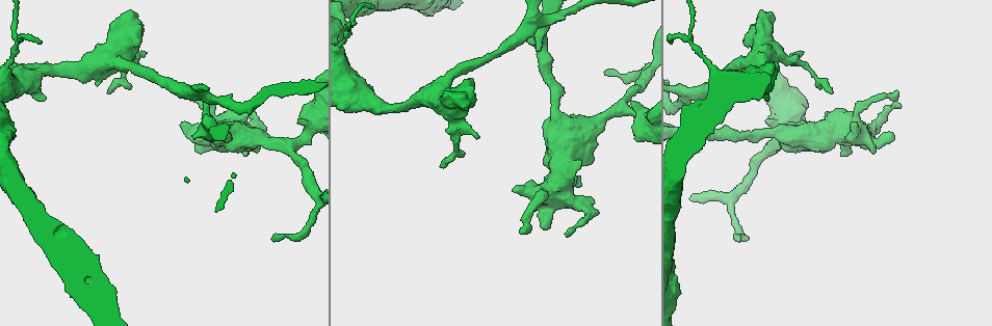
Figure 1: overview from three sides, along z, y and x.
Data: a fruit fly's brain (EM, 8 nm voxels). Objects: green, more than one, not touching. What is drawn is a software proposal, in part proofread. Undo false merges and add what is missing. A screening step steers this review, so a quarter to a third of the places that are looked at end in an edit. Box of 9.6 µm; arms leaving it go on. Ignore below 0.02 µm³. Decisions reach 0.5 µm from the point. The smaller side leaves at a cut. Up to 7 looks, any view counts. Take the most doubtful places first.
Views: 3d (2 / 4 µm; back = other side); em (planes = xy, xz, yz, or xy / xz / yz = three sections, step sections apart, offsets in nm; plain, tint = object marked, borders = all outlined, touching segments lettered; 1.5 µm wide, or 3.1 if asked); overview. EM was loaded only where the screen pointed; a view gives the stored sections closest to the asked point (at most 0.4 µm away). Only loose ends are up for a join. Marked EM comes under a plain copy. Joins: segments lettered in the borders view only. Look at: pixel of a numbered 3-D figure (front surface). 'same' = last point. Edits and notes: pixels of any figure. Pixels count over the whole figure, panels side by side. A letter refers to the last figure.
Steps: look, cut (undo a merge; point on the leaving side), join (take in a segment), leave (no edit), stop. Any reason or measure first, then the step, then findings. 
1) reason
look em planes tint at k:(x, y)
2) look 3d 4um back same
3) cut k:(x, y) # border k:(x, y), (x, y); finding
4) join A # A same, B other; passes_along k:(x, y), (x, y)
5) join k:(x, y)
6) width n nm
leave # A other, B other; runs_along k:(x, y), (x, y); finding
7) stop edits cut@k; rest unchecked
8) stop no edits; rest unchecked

an open end
look 3d 2um back at 1:(441, 167)

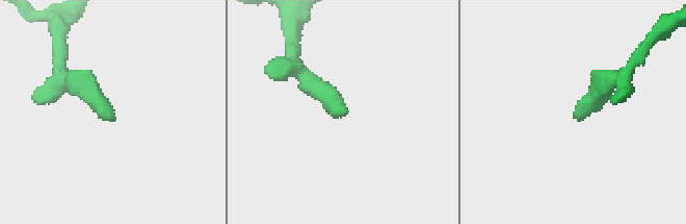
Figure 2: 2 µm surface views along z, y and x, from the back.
look em planes borders at 2:(115, 118)

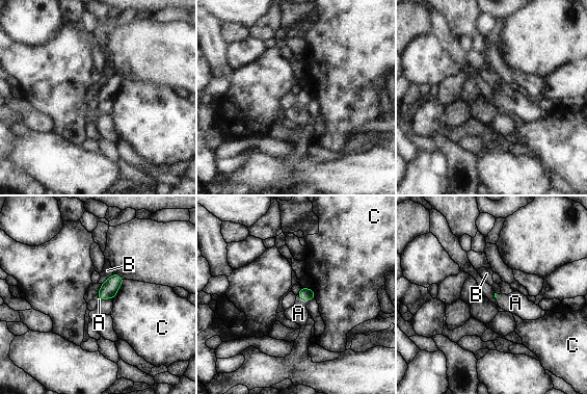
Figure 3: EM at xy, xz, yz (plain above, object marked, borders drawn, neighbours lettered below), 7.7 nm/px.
join 3:(298, 313) # A same, B other, C other; passes_along 3:(304, 293), (302, 298), (298, 313); it goes on there

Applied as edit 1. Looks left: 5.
see it whole again
look overview

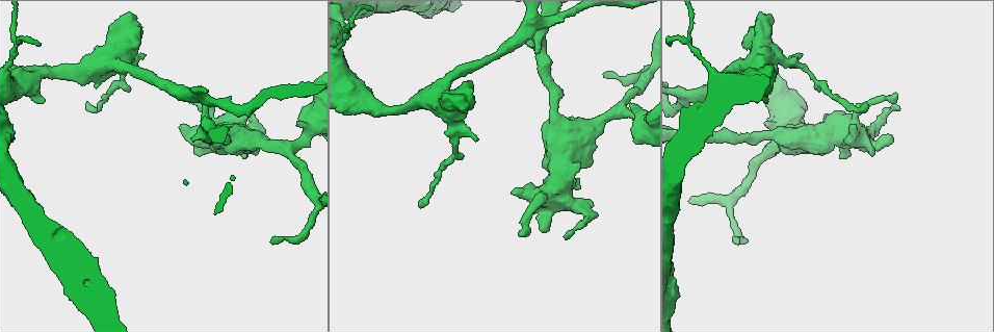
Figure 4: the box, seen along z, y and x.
branch stops here
look 3d 4um at 4:(738, 245)

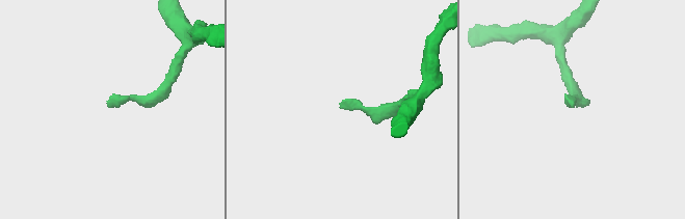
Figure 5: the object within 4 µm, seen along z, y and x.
shape alone is not enough
look em xz step 4 borders at 5:(110, 105)

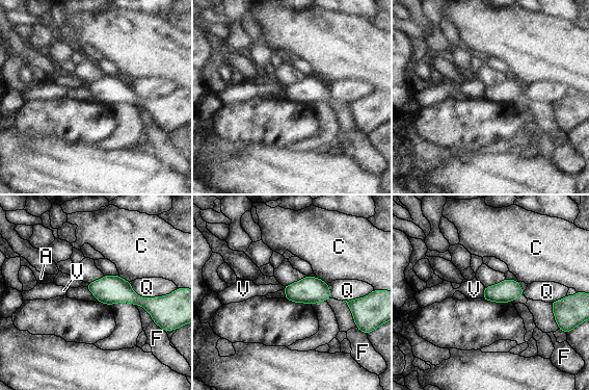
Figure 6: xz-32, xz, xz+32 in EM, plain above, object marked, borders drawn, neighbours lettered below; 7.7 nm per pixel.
look em planes borders same

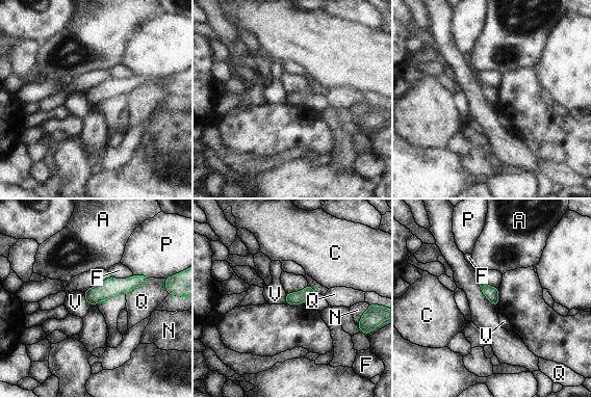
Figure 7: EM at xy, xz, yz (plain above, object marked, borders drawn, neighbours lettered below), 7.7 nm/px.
leave # A other, C other, F other, N other, P other, Q other, V other; runs_along 7:(145, 279), (87, 296); no lettered segment goes on from it

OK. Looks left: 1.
stop edits join@3; rest unchecked

